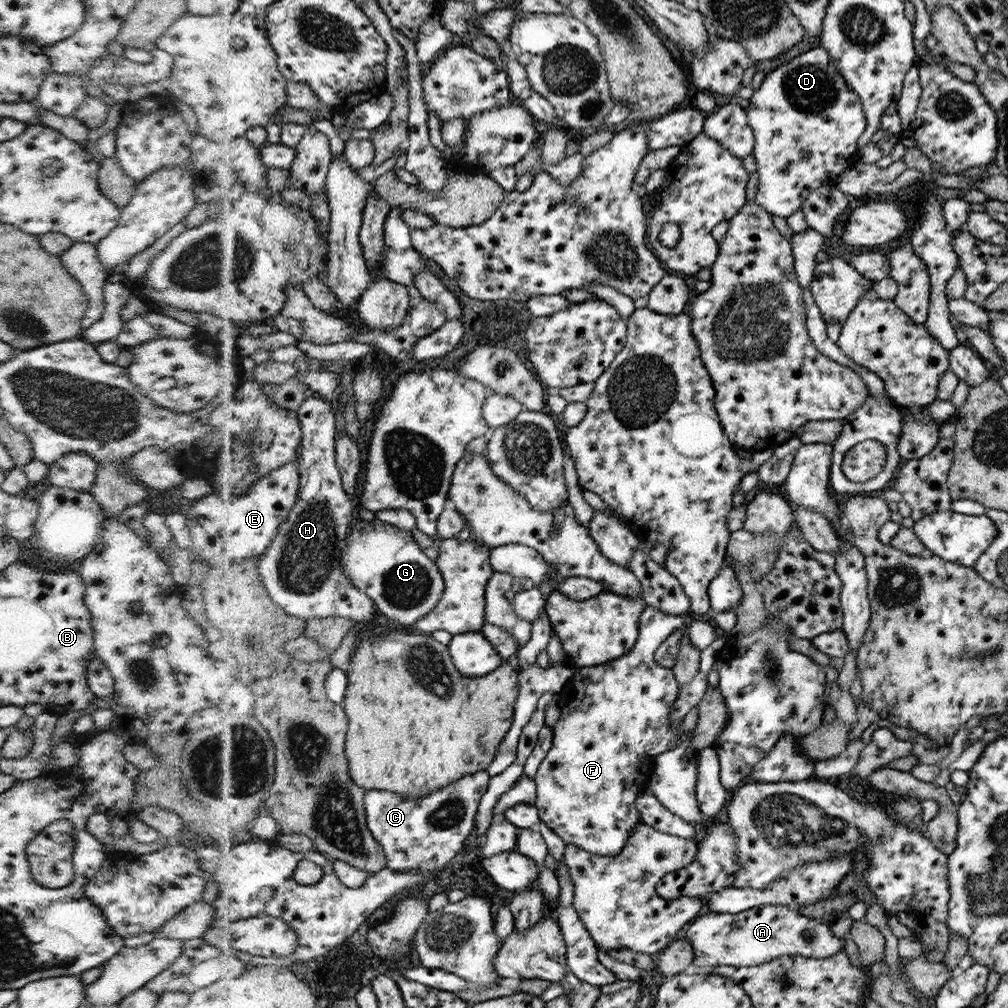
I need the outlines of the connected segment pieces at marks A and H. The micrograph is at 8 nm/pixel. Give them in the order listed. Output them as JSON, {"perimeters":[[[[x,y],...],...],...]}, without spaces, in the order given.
{"perimeters":[[[[764,905],[738,914],[704,912],[702,918],[687,927],[684,936],[692,945],[695,960],[692,970],[704,971],[719,966],[758,966],[779,956],[805,956],[806,958],[830,958],[845,948],[845,939],[832,933],[830,923],[802,915],[796,908],[784,905]]],[[[311,393],[307,401],[298,411],[303,424],[303,451],[301,455],[301,494],[292,514],[285,520],[277,536],[277,541],[269,548],[269,552],[262,555],[261,572],[266,587],[270,590],[274,602],[290,615],[313,619],[328,619],[333,617],[350,618],[355,624],[368,624],[376,618],[375,600],[370,598],[364,590],[360,590],[350,578],[346,578],[345,566],[342,565],[344,550],[348,547],[355,521],[358,518],[359,505],[346,490],[341,467],[337,458],[336,413],[332,403]]]]}

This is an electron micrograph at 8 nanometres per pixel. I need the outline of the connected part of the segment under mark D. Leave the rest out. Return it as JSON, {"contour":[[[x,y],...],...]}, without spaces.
{"contour":[[[822,46],[803,52],[792,62],[767,71],[764,82],[748,101],[749,126],[753,127],[756,136],[752,156],[760,174],[754,202],[770,214],[786,219],[794,212],[802,211],[804,200],[813,190],[833,184],[846,169],[857,164],[860,157],[860,139],[868,128],[868,120],[860,96],[846,83],[832,60],[829,51]]]}

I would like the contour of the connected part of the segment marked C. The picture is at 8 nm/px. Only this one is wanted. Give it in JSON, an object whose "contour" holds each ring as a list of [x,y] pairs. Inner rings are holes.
{"contour":[[[488,770],[469,774],[429,797],[404,797],[391,790],[372,790],[366,797],[368,823],[375,837],[385,846],[389,867],[398,872],[422,870],[441,872],[466,846],[474,830],[478,802],[487,791]]]}

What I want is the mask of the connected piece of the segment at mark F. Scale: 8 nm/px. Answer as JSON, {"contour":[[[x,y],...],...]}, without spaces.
{"contour":[[[646,606],[644,613],[640,617],[640,636],[632,649],[625,656],[620,657],[616,661],[607,662],[604,665],[596,666],[578,666],[574,667],[573,677],[567,683],[563,691],[563,698],[560,705],[560,717],[558,722],[552,728],[553,730],[553,746],[548,752],[548,756],[541,762],[540,768],[535,774],[535,783],[537,786],[537,797],[535,798],[535,807],[537,808],[539,817],[546,827],[550,828],[554,834],[558,835],[566,844],[574,844],[582,850],[587,850],[592,854],[614,856],[621,852],[626,846],[630,836],[633,835],[634,829],[640,824],[640,811],[636,810],[634,802],[639,797],[636,792],[640,792],[638,782],[649,782],[651,778],[656,756],[660,756],[672,742],[681,740],[680,744],[690,746],[690,742],[694,738],[694,732],[690,731],[687,735],[680,735],[682,730],[682,721],[671,725],[671,710],[678,697],[678,686],[676,675],[672,669],[658,665],[654,660],[654,651],[678,629],[684,628],[684,617],[678,615],[666,615],[666,612],[658,611],[658,608]]]}

